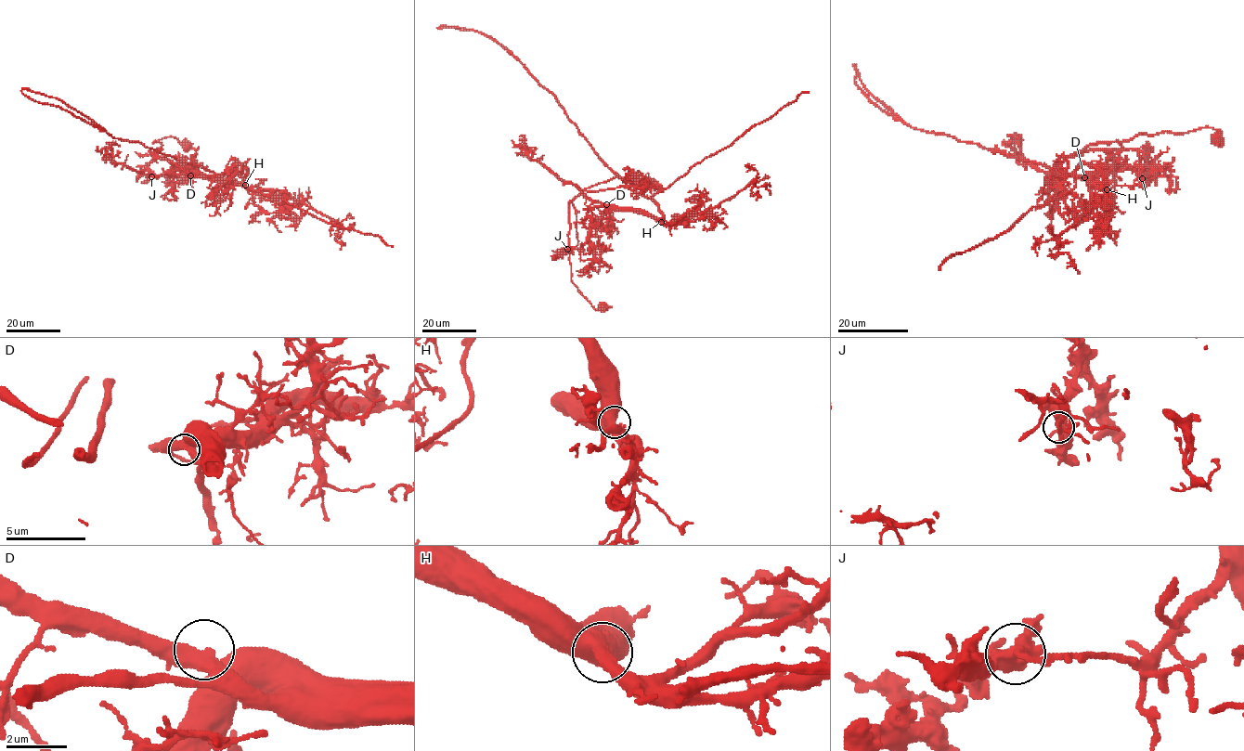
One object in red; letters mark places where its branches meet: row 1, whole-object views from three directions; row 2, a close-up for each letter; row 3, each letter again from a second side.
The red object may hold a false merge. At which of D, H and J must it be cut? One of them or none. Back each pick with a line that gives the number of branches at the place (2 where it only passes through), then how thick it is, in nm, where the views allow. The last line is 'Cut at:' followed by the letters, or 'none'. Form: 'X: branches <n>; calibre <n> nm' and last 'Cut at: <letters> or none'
J: branches 2; calibre 300 nm
Cut at: J

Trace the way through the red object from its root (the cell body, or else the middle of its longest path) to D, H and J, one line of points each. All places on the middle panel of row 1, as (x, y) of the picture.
D: (602, 307), (596, 309), (571, 280), (576, 196), (569, 204), (570, 251), (564, 252), (581, 247), (606, 204)
H: (602, 307), (571, 280), (576, 196), (569, 204), (564, 252), (578, 250), (611, 207), (661, 222)
J: (602, 307), (596, 309), (571, 280), (576, 196), (569, 204), (570, 251), (564, 252), (568, 249)

